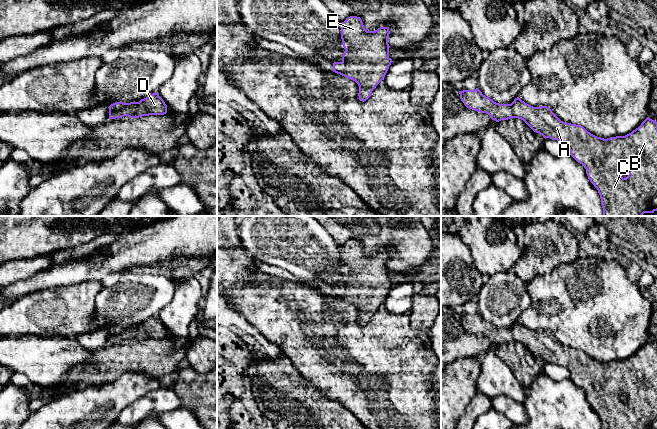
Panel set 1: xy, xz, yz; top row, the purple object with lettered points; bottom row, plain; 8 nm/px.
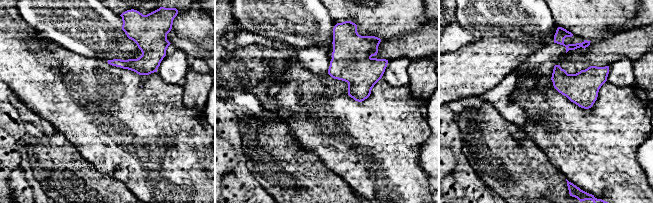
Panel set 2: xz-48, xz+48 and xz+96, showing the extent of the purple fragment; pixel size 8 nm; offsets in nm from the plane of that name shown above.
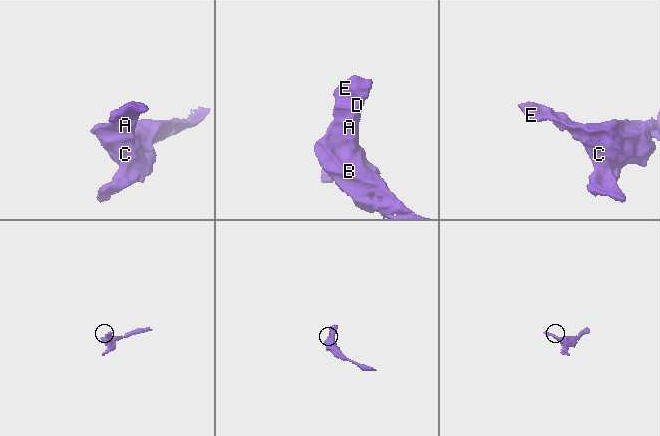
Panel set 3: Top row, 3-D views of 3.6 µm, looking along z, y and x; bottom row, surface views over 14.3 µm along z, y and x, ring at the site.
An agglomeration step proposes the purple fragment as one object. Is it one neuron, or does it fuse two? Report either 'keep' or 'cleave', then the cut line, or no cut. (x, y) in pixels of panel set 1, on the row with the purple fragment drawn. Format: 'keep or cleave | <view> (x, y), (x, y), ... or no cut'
keep | no cut

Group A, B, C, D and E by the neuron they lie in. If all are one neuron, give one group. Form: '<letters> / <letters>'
A B C D E

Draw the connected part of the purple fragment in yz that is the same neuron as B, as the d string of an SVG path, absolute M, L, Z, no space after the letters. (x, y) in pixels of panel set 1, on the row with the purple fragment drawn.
M475 90L459 91L464 105L486 113L499 122L510 118L523 120L545 139L564 143L570 155L586 169L590 182L598 190L603 216L642 216L657 211L657 122L647 117L641 125L625 136L597 137L583 126L561 121L547 106L533 107L519 97L511 104L499 104Z

